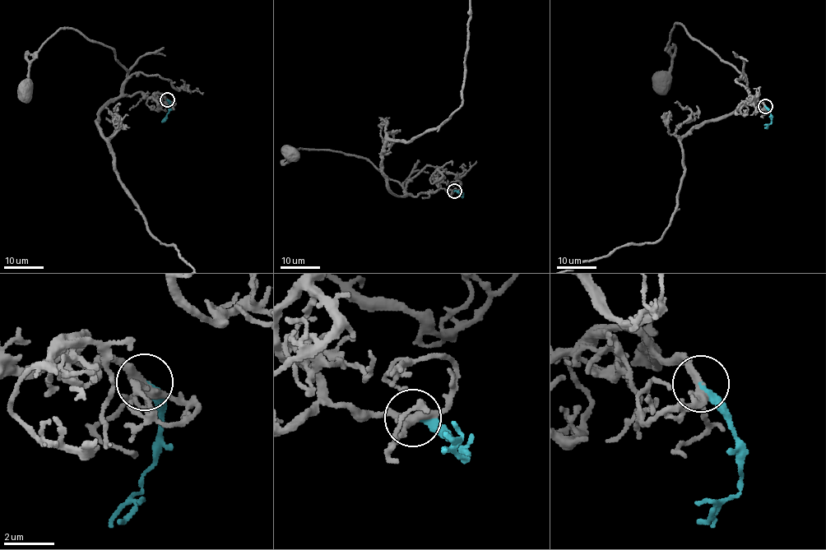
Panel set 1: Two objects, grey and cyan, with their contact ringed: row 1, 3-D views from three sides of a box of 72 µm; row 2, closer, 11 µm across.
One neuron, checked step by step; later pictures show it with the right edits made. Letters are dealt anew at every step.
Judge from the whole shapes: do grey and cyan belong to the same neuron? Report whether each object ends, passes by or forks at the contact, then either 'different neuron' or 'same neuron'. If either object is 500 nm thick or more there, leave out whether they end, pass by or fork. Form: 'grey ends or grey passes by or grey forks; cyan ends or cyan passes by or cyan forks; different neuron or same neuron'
grey forks; cyan ends; same neuron

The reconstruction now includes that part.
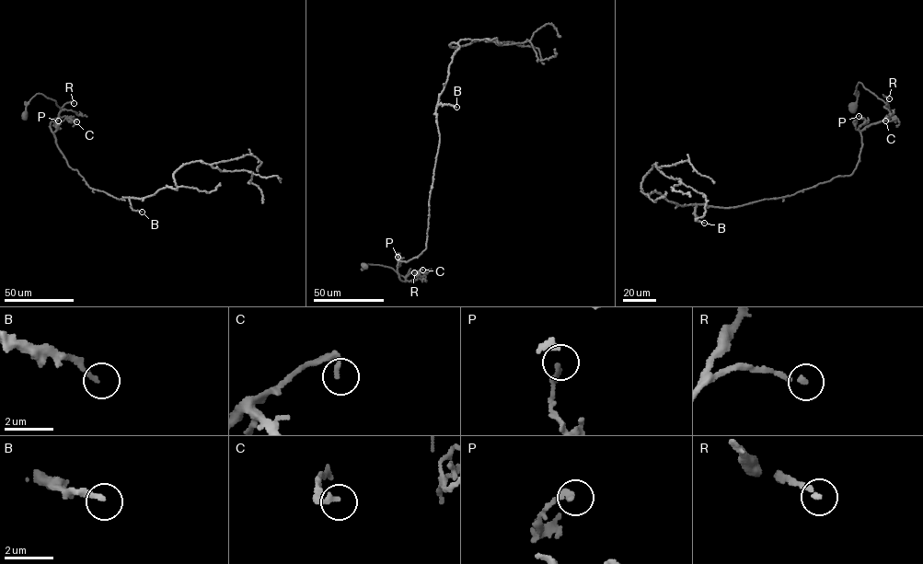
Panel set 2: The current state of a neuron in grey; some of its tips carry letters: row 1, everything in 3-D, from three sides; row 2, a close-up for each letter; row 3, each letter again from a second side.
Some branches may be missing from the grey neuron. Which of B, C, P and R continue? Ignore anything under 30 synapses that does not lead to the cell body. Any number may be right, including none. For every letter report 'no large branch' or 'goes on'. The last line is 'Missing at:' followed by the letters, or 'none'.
B: no large branch
C: no large branch
P: no large branch
R: goes on
Missing at: R

